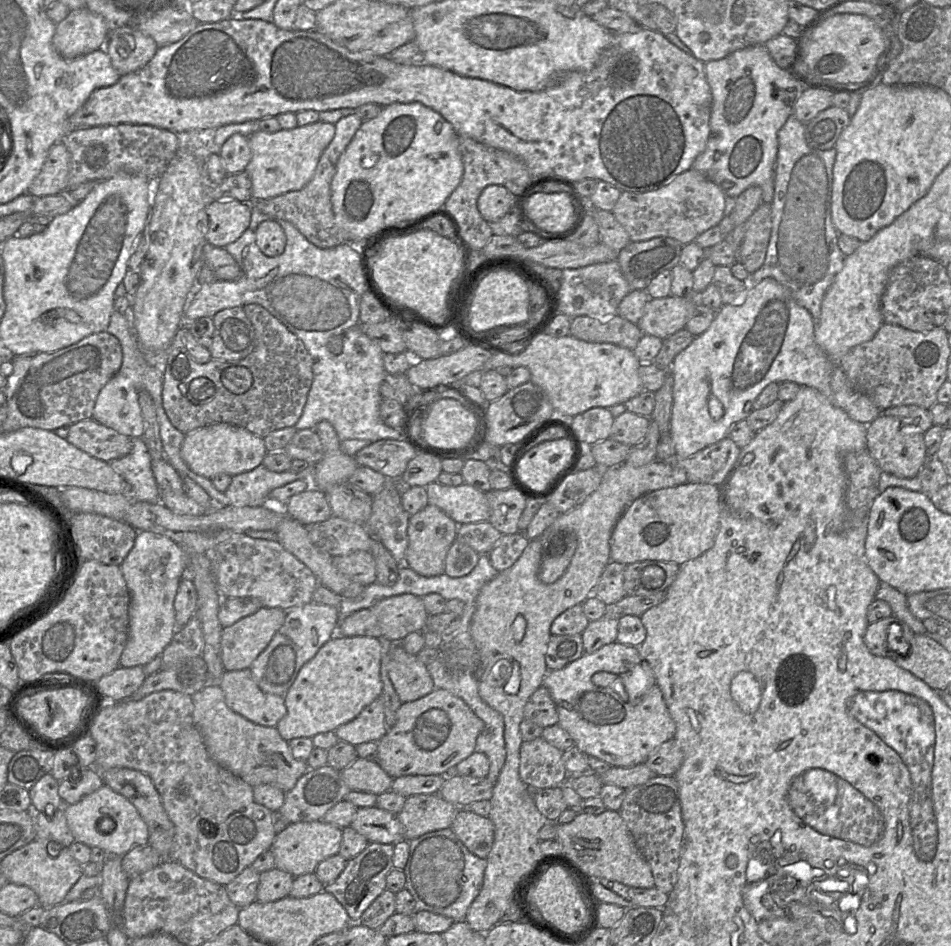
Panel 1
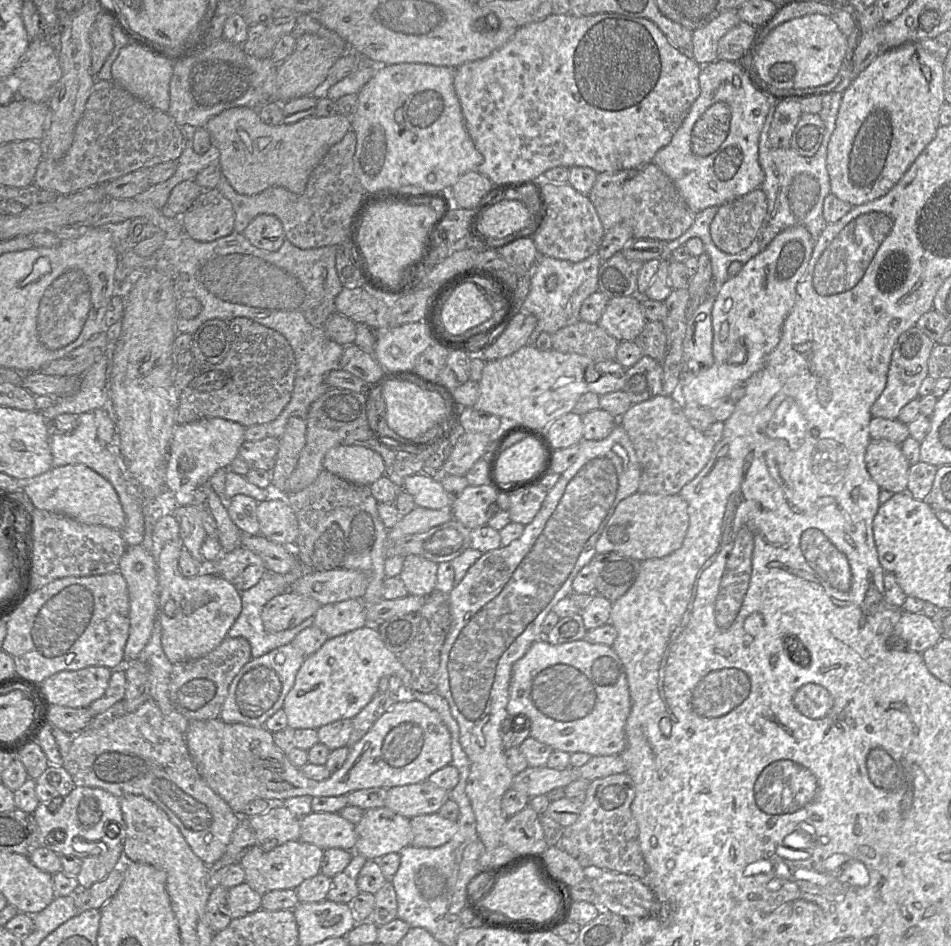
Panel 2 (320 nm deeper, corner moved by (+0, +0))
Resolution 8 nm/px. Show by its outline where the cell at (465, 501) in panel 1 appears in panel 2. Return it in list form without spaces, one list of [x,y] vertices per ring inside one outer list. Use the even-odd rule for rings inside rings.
[[[421,473],[407,476],[402,489],[413,496],[417,506],[430,509],[451,509],[453,499],[444,489],[441,481]]]

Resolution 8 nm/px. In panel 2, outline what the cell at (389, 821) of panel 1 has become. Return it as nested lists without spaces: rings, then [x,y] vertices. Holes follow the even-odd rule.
[[[311,812],[300,818],[299,839],[306,843],[314,844],[323,850],[341,848],[353,851],[357,841],[355,825],[344,819],[337,812]]]

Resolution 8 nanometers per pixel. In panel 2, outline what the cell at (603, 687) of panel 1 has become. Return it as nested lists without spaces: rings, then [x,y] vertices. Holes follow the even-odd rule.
[[[542,637],[533,642],[527,652],[512,667],[509,700],[506,710],[511,717],[527,717],[530,720],[530,736],[539,742],[550,745],[554,750],[566,751],[570,754],[584,752],[591,756],[620,754],[626,747],[625,726],[631,710],[631,697],[627,675],[619,656],[613,650],[612,646],[593,643],[586,638],[563,644],[551,644]]]

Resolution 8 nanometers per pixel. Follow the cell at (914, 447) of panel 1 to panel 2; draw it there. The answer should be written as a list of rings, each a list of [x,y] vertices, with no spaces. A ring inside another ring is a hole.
[[[871,438],[865,462],[869,474],[882,490],[893,494],[907,491],[910,463],[899,444]]]

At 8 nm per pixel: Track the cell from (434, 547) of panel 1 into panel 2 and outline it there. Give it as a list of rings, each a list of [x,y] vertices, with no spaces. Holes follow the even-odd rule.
[[[410,554],[404,558],[400,578],[410,595],[428,596],[436,590],[438,564],[423,556]]]

